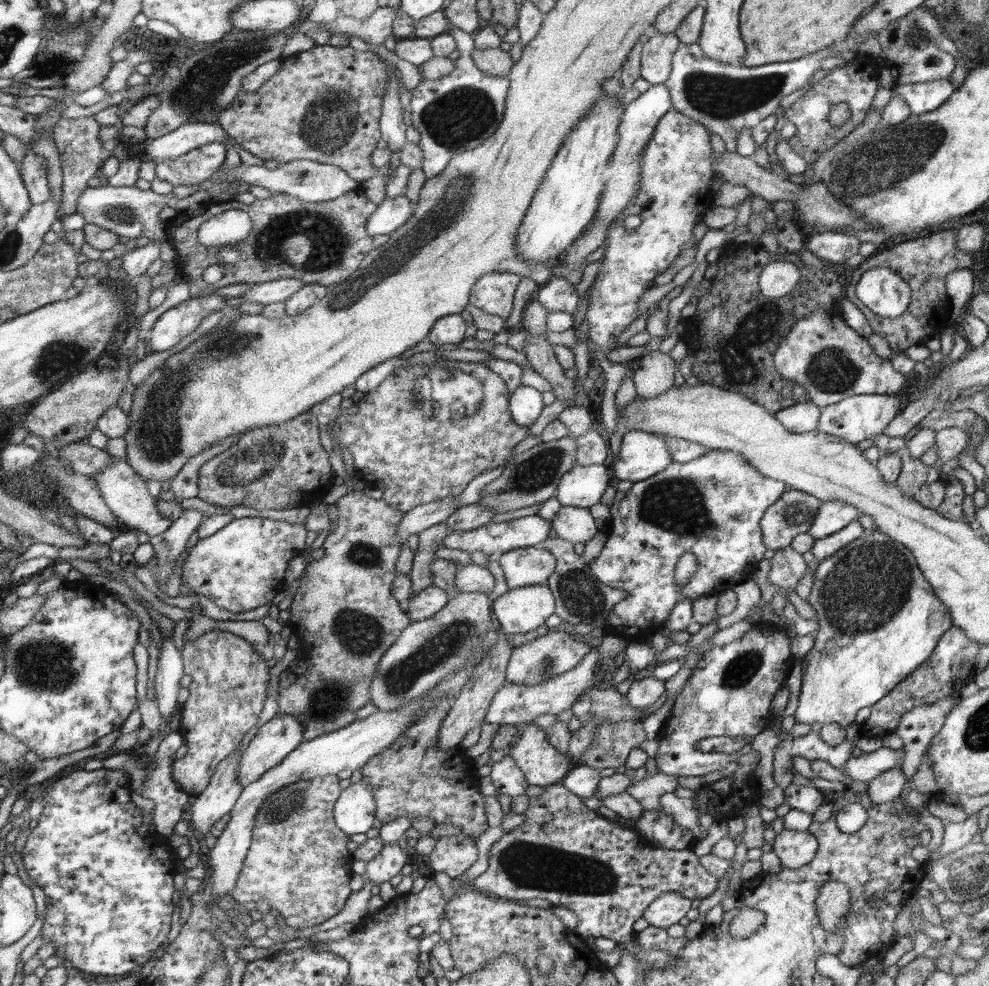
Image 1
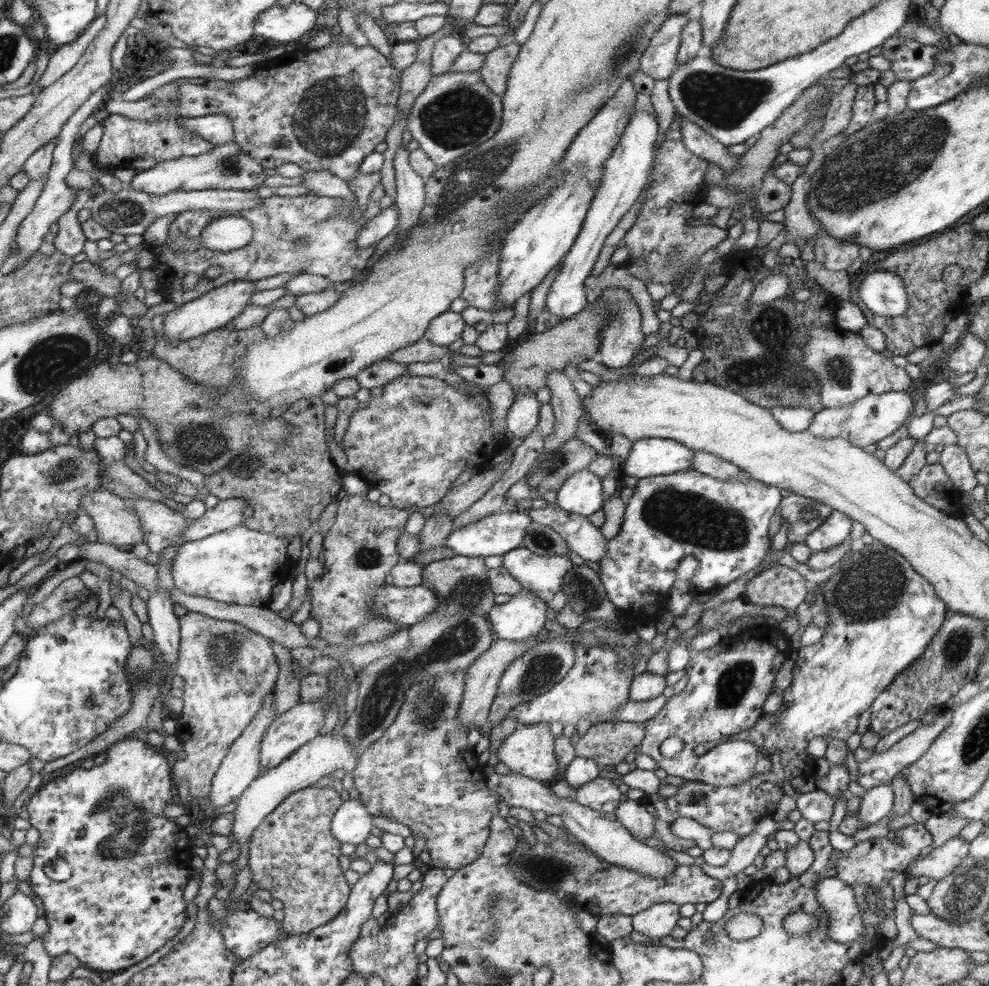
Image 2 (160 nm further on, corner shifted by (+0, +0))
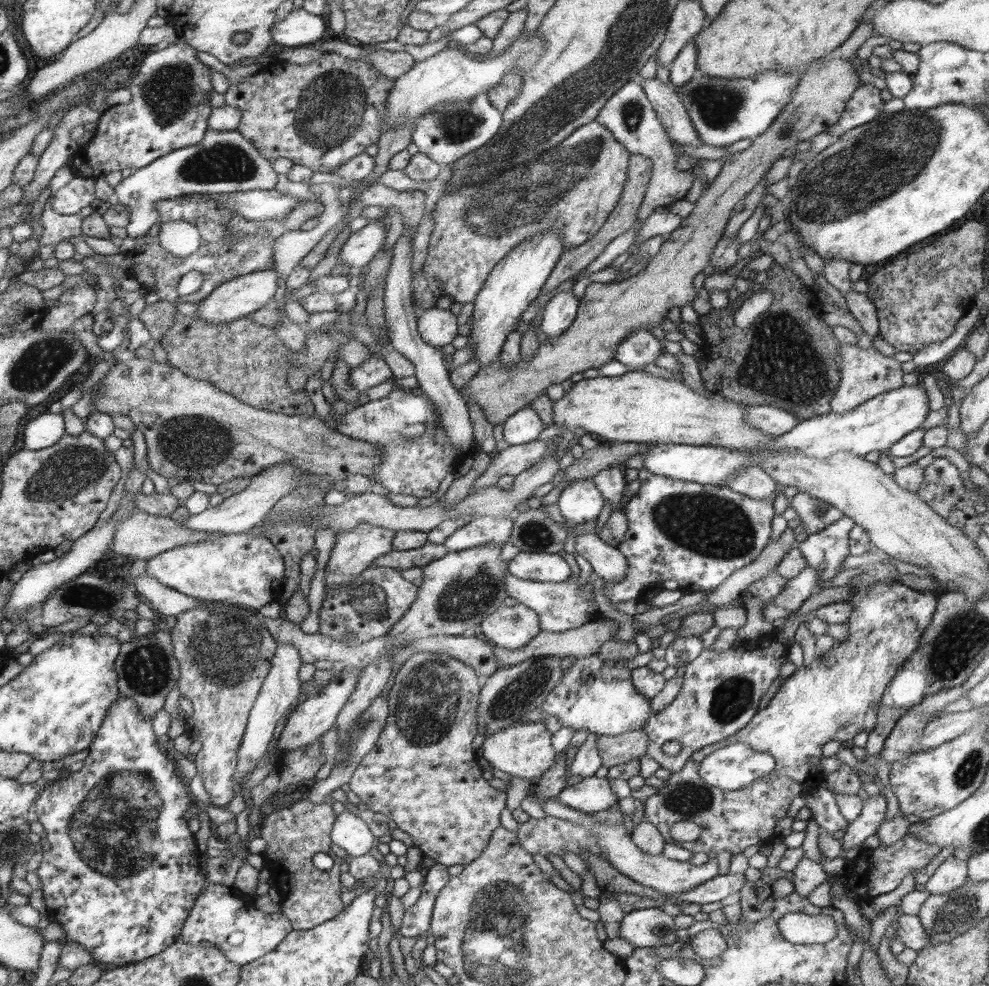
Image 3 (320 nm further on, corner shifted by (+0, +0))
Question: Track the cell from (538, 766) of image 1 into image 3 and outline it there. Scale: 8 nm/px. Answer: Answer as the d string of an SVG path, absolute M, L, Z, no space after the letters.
M518 721L494 734L487 735L482 747L482 756L488 760L491 768L498 768L512 776L535 781L548 772L555 764L558 753L552 747L552 733L543 722Z

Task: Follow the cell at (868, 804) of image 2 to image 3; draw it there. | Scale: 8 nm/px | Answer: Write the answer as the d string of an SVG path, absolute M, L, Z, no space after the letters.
M882 794L870 796L863 804L860 816L849 823L842 840L843 853L856 847L862 847L867 838L870 838L880 828L886 816L886 797Z

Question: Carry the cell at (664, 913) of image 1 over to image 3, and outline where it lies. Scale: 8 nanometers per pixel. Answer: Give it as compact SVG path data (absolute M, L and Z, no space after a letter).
M658 907L628 911L620 921L618 936L635 948L670 945L677 940L674 917Z

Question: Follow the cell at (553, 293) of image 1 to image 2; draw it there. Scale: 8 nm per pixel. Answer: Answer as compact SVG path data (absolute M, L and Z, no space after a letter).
M635 112L634 115L631 115L629 122L626 124L624 133L620 135L620 143L618 143L618 146L614 149L614 153L610 155L608 160L604 161L603 177L600 180L601 185L596 187L596 192L591 200L590 208L588 208L582 229L580 230L580 233L578 233L569 253L563 258L562 263L560 264L560 272L557 273L554 282L549 286L550 290L546 297L546 308L554 313L554 316L569 319L577 312L584 309L588 304L584 280L592 275L592 267L598 258L602 246L604 246L604 240L606 240L606 237L612 233L614 228L616 228L622 217L631 209L634 202L636 202L640 192L642 192L644 184L646 184L646 180L648 180L648 175L651 172L657 136L658 123L656 121L656 114Z

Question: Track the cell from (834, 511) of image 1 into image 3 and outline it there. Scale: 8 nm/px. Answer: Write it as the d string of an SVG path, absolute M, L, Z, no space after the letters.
M846 516L829 524L824 530L808 537L796 546L808 566L818 571L818 587L826 589L834 576L840 573L842 563L850 555L849 532L855 522Z

